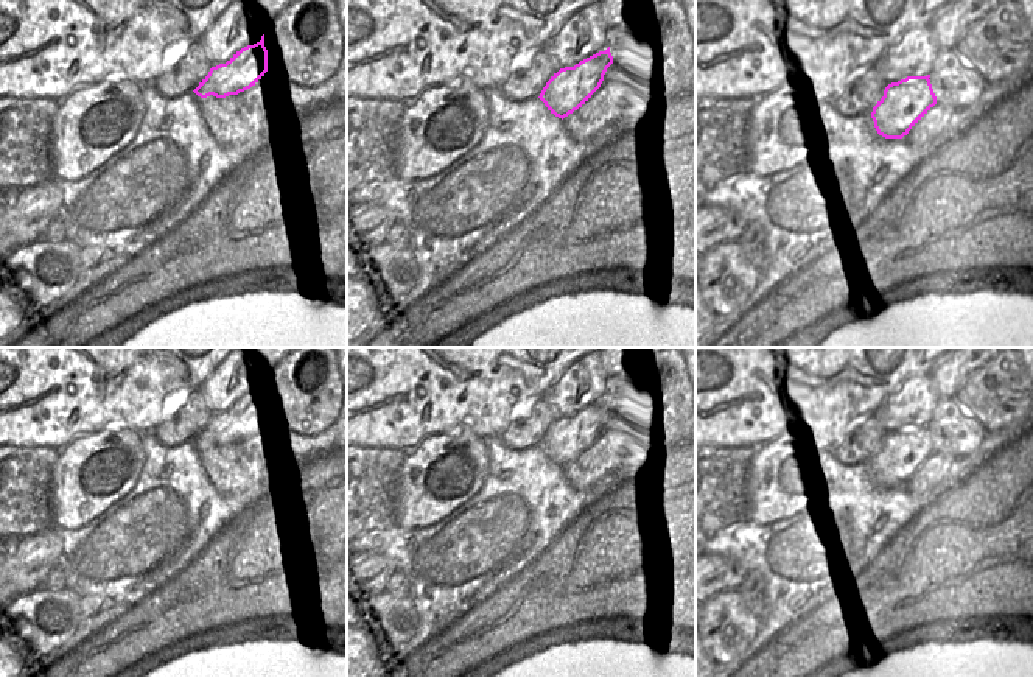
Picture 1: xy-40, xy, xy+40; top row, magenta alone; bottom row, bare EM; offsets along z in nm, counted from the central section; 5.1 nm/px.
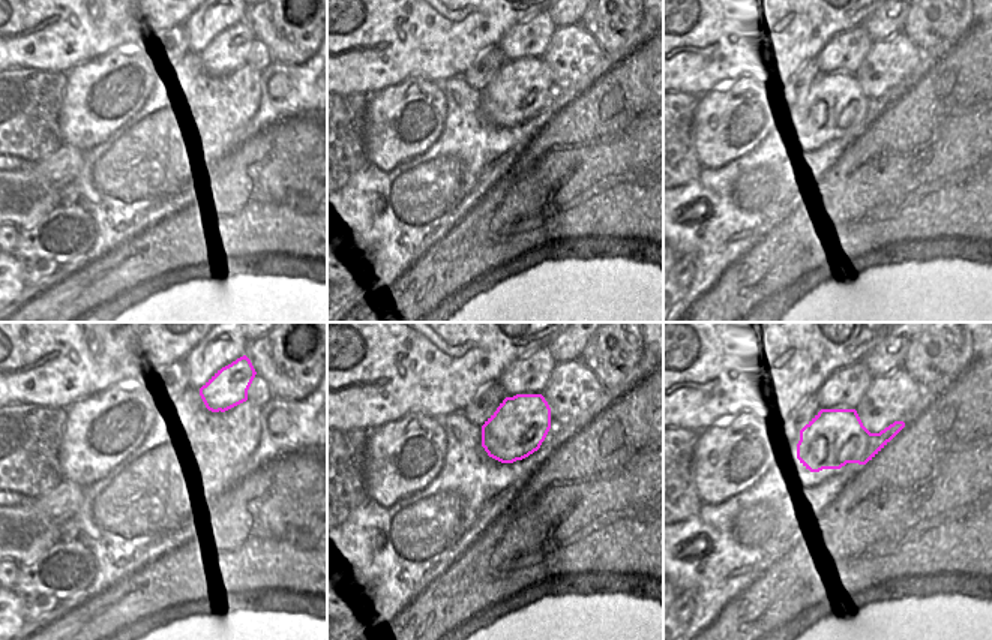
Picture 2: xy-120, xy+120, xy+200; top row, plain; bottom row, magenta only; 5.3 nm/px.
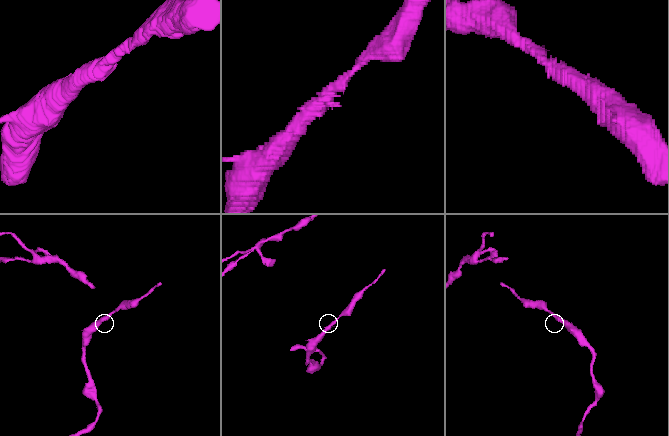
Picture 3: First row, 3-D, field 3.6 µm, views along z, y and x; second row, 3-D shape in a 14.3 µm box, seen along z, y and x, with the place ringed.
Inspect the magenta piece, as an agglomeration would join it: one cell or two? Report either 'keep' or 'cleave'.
keep

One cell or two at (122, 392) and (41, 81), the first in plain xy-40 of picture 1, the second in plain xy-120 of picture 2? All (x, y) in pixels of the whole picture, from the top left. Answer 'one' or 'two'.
two

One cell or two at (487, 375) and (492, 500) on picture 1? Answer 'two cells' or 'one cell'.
two cells

